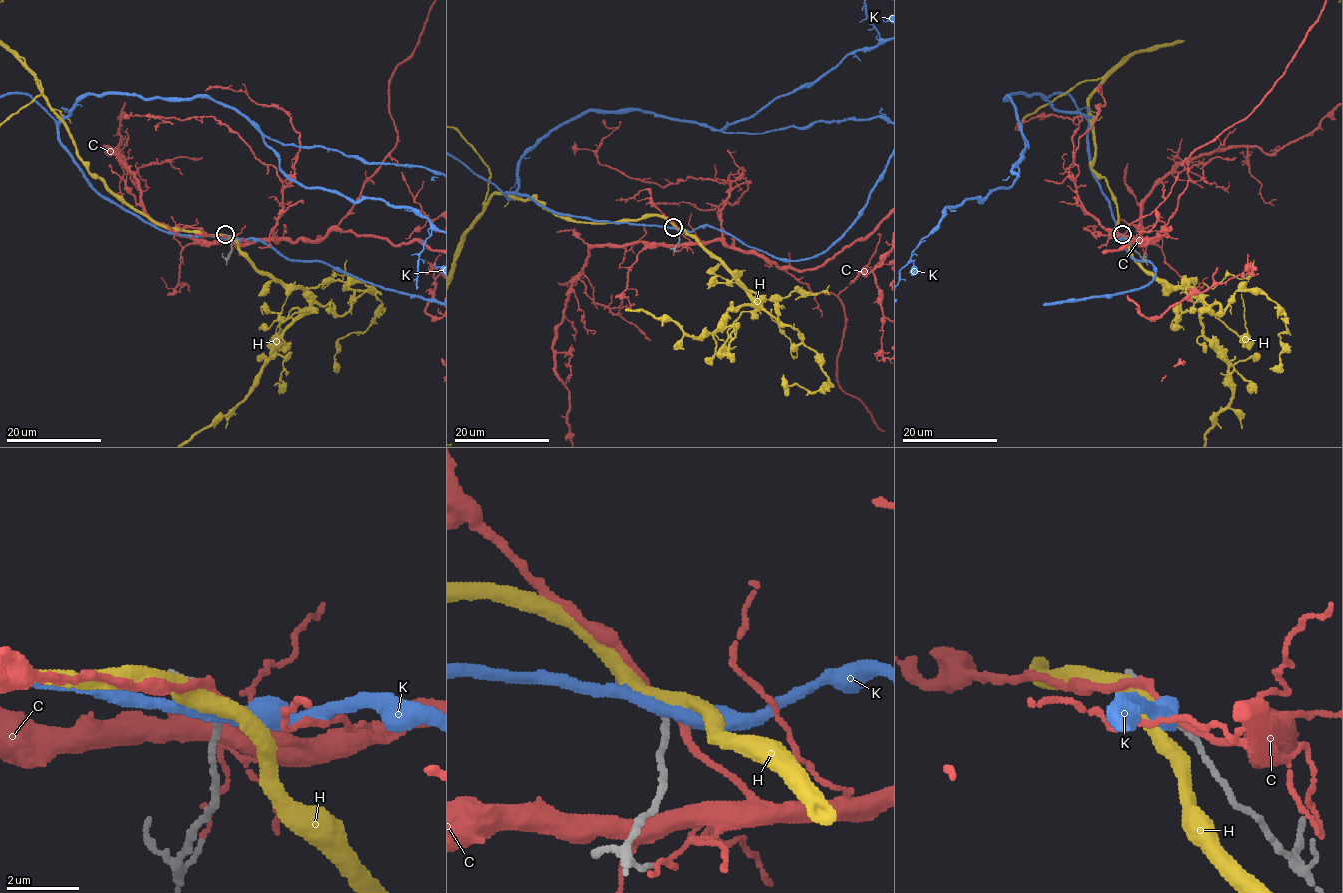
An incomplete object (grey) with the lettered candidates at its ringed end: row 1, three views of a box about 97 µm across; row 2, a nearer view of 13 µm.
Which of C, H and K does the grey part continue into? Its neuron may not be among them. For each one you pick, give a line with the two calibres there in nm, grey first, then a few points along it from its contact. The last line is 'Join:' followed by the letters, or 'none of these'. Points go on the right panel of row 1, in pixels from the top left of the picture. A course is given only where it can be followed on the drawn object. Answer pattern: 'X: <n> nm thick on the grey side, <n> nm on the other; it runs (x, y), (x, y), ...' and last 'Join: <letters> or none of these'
Join: none of these

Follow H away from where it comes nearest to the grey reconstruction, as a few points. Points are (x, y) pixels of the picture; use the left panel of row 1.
H: (229, 237), (165, 228), (127, 206), (86, 168), (35, 80), (43, 88), (30, 104)

